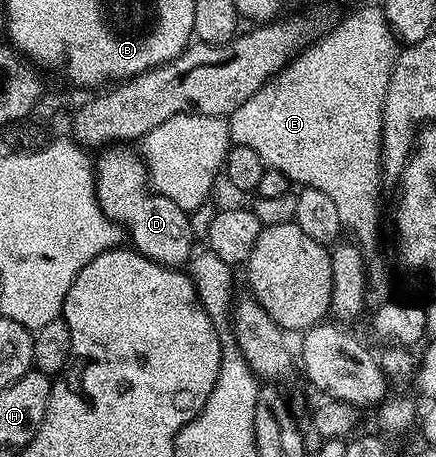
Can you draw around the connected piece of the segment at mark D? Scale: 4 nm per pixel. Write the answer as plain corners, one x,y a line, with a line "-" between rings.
109,145
95,159
95,178
97,181
97,203
101,212
120,225
127,232
132,246
138,255
145,255
164,267
184,268
194,254
193,227
189,224
190,216
175,201
154,192
150,182
147,164
140,154
129,145

